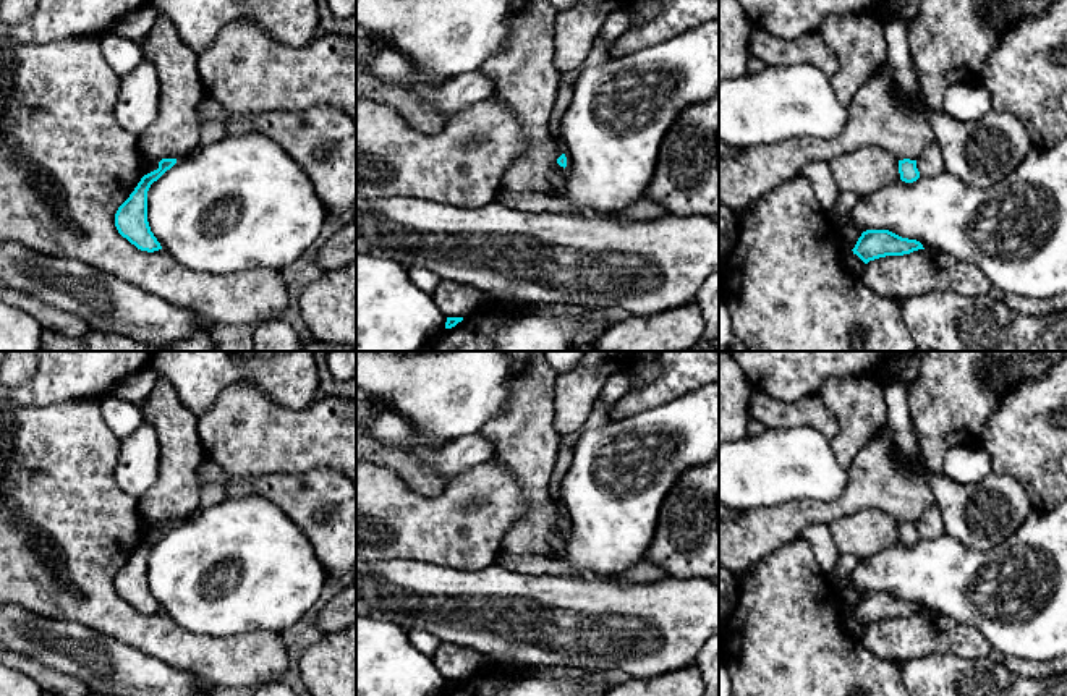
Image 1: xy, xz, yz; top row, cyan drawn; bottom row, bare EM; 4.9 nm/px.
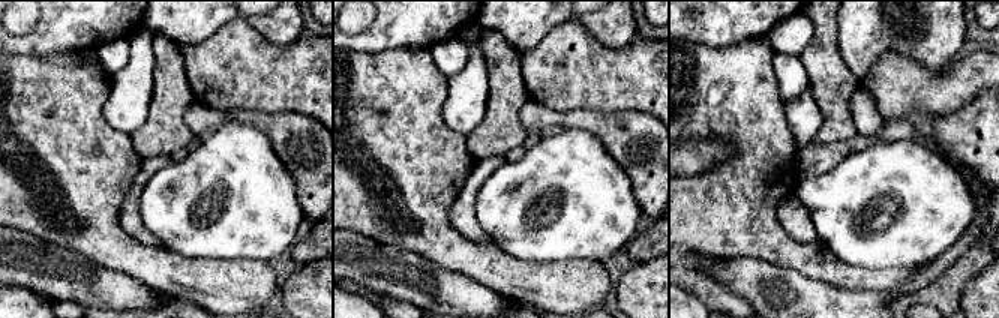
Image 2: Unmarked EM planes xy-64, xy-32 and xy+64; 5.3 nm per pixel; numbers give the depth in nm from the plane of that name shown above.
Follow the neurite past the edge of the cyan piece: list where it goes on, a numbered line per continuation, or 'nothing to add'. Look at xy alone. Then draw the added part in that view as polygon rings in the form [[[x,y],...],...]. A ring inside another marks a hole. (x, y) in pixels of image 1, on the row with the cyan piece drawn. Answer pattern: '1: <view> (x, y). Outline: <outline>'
nothing to add

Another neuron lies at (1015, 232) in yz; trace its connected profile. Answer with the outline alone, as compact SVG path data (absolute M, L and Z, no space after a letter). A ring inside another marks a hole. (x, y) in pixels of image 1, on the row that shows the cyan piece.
M1067 138L1048 149L1031 147L1022 163L997 185L981 189L942 172L913 183L900 178L866 197L839 222L889 230L978 265L1005 295L1051 298L1067 293Z

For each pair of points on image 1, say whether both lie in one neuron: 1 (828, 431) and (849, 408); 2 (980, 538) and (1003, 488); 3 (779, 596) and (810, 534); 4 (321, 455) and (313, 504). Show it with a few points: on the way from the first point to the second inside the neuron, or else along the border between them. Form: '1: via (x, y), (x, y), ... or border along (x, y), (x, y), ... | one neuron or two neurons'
1: border along (818, 394), (839, 426), (839, 432), (831, 441) | two neurons
2: via (980, 525), (999, 500) | one neuron
3: border along (800, 536), (808, 543), (816, 560), (828, 572) | two neurons
4: border along (339, 470), (311, 468), (301, 473), (282, 475) | two neurons

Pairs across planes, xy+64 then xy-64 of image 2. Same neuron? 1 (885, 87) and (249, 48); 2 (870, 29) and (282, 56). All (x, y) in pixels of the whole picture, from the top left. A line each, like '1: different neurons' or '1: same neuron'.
1: same neuron
2: different neurons

